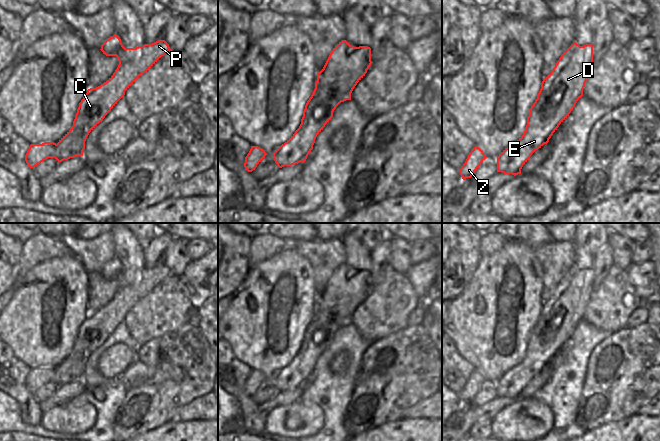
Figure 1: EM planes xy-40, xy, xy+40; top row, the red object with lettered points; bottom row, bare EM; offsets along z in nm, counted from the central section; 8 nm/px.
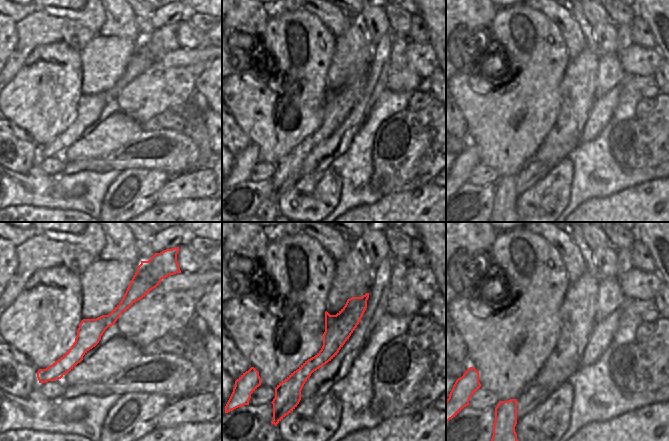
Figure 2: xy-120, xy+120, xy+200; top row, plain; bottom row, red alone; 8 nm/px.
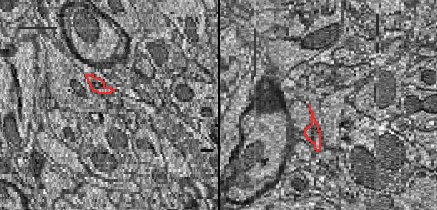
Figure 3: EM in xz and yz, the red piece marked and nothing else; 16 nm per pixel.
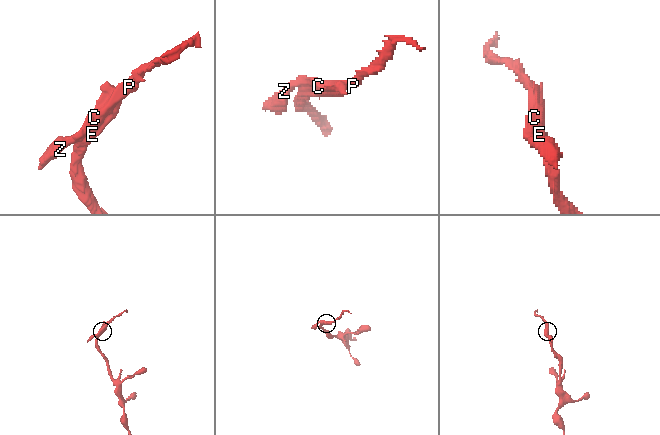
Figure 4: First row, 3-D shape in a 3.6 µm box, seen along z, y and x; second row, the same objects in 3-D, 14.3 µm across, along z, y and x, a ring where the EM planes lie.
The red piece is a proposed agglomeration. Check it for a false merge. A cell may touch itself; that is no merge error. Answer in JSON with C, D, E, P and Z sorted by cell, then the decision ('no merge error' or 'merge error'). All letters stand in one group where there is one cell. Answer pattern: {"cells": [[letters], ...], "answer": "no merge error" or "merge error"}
{"cells": [["C", "P", "Z"], ["D", "E"]], "answer": "merge error"}

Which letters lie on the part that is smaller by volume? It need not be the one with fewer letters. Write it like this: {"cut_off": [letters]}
{"cut_off": ["C", "P", "Z"]}

